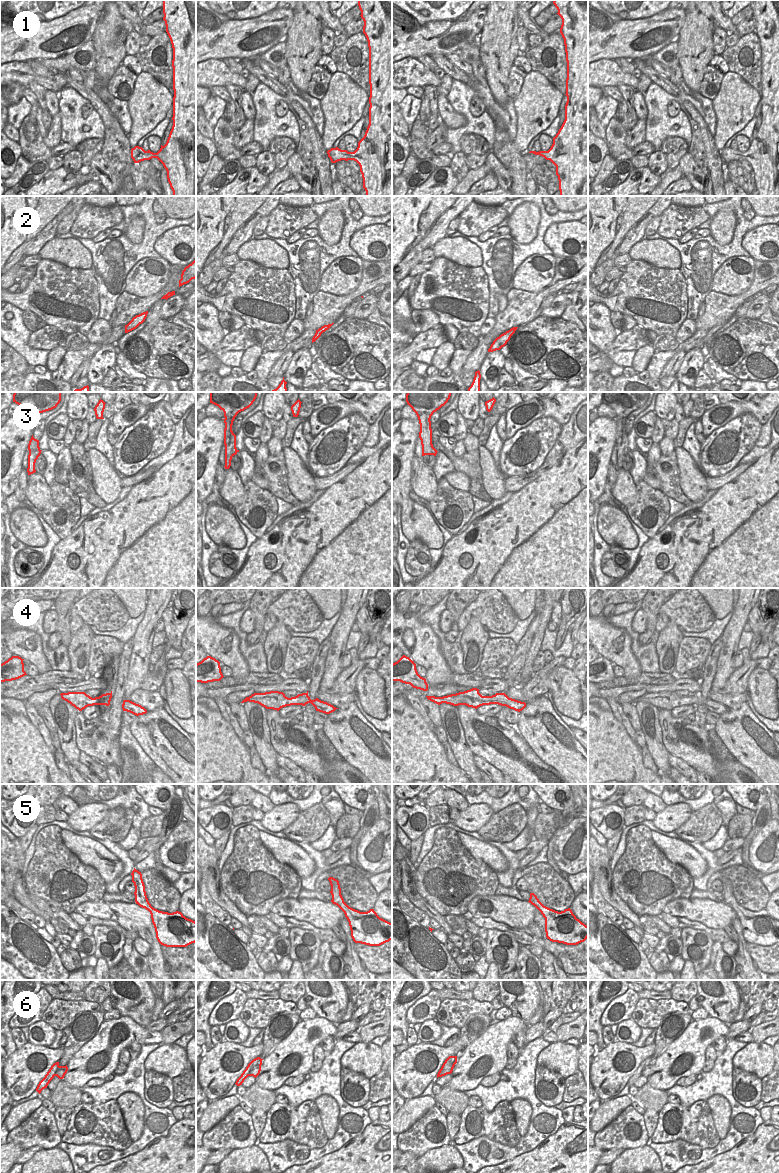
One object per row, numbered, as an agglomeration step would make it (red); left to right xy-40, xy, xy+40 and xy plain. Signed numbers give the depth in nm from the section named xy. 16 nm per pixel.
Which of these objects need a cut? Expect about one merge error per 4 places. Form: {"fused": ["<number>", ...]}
{"fused": ["3", "6"]}

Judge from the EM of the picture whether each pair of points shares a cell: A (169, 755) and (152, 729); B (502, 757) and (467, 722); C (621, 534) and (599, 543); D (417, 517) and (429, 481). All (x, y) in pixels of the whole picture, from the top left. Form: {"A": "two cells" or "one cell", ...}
{"A": "one cell", "B": "one cell", "C": "two cells", "D": "two cells"}

